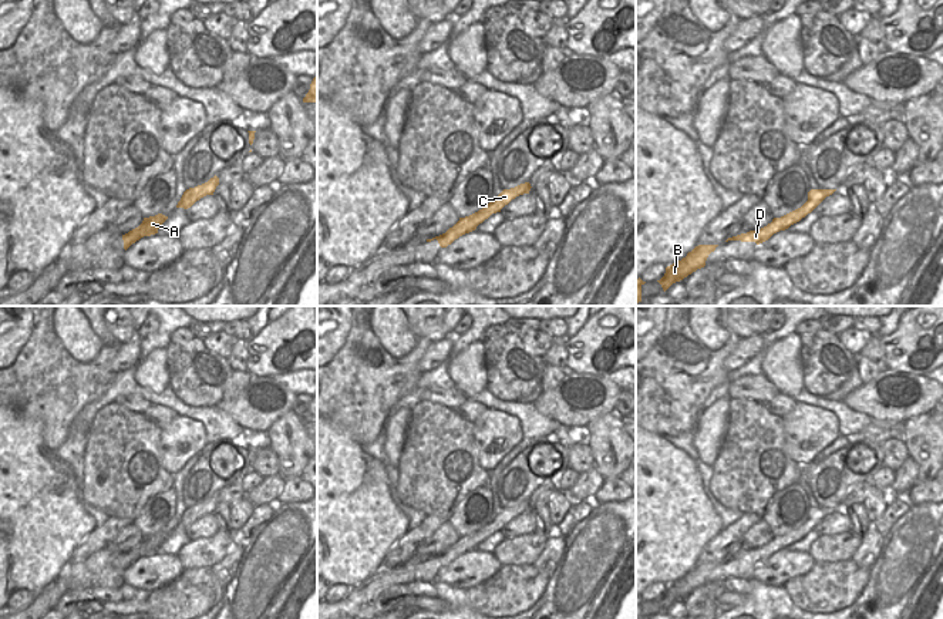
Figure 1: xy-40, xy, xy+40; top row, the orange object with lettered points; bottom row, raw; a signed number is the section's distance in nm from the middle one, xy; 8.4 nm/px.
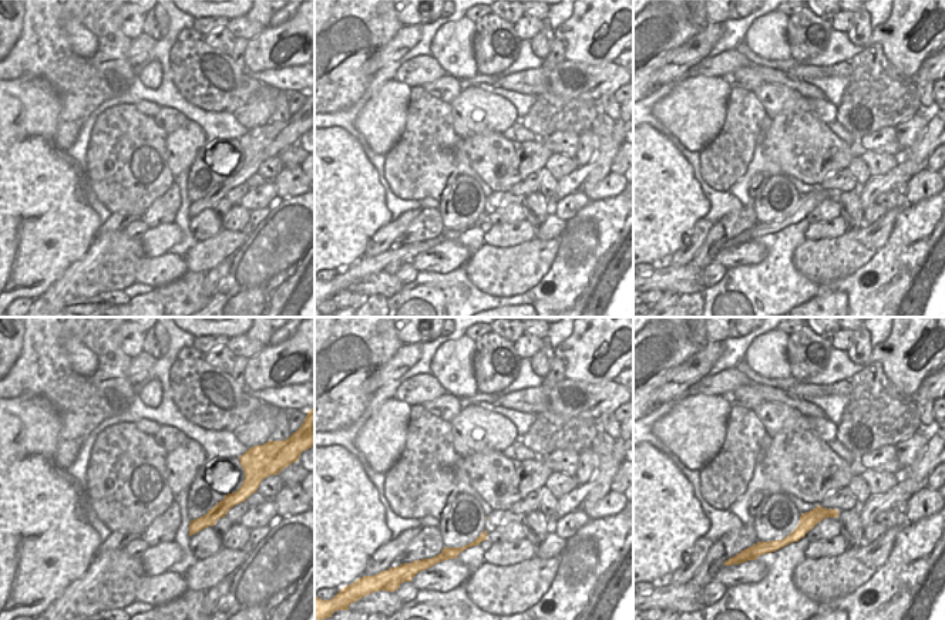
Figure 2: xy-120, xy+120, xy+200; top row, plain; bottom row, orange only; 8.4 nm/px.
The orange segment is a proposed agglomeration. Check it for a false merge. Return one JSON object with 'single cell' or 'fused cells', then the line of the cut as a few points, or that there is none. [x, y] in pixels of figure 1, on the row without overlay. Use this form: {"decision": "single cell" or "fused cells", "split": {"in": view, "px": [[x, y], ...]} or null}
{"decision": "fused cells", "split": {"in": "xy", "px": [[482, 527], [491, 532]]}}

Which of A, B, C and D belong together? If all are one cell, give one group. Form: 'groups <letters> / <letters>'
groups A B D / C

